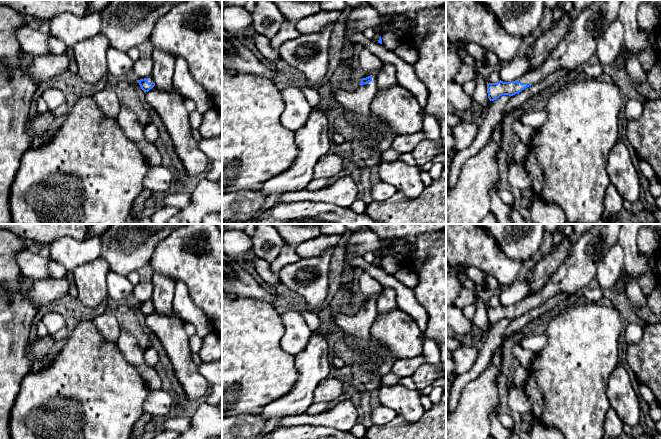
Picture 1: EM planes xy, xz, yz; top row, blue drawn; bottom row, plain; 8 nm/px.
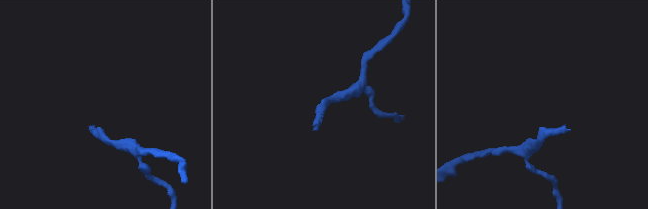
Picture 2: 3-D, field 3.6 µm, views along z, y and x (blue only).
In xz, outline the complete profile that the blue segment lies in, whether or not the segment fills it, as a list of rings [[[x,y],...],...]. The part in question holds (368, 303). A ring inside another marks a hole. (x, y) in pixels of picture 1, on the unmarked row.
[[[376,297],[362,302],[359,311],[354,316],[348,316],[338,309],[333,312],[335,325],[340,327],[346,336],[361,346],[371,346],[370,330],[377,317]]]

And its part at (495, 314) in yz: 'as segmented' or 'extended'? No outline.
extended

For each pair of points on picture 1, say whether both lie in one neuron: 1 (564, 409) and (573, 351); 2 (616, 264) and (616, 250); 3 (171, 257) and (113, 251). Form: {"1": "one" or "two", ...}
{"1": "one", "2": "one", "3": "two"}

